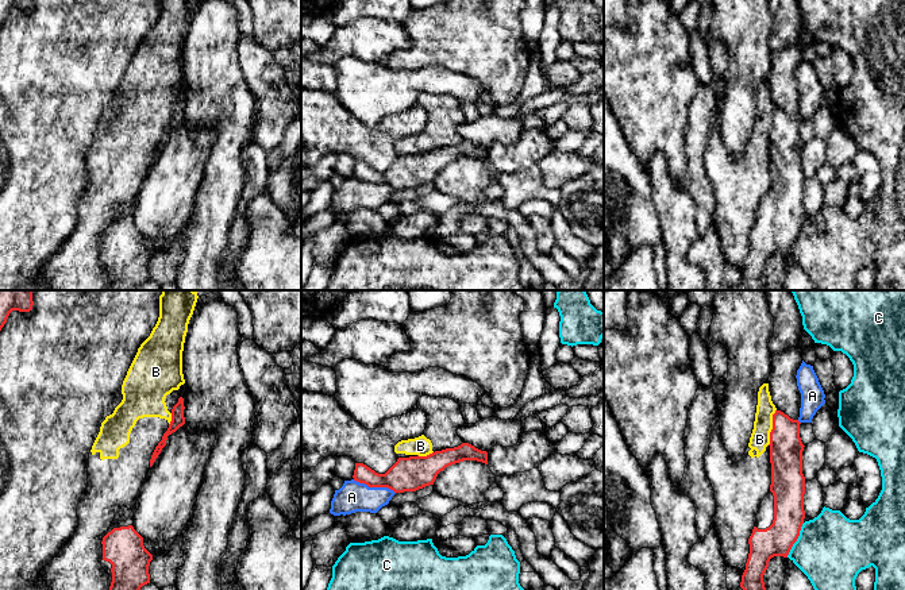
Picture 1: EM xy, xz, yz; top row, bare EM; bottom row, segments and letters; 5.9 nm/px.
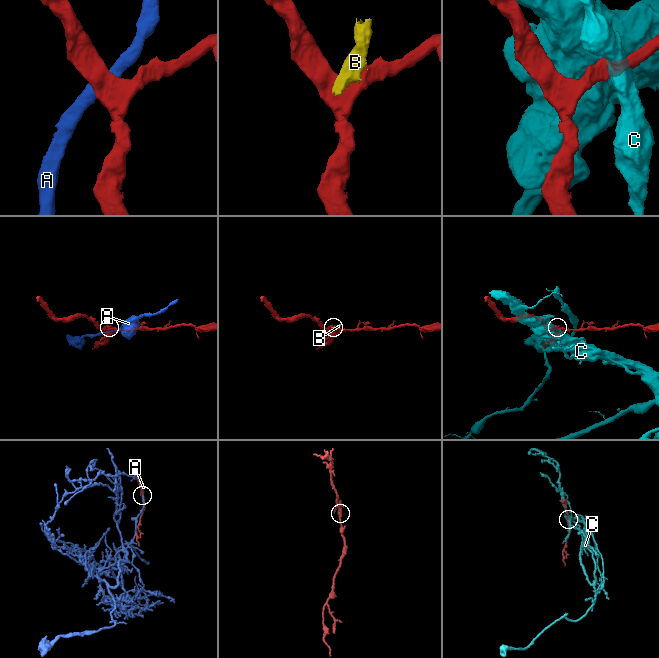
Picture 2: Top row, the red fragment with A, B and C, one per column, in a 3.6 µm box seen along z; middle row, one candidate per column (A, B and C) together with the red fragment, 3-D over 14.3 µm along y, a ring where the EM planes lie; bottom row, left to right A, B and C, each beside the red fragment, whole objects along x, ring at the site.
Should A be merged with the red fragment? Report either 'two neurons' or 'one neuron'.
two neurons

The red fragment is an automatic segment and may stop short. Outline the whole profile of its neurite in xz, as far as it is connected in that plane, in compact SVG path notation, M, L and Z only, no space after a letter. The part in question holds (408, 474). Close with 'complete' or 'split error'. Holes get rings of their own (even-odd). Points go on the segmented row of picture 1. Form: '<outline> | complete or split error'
M462 443L458 447L435 451L427 456L398 458L385 474L378 474L363 463L355 463L353 478L369 487L388 487L394 493L416 491L434 485L440 471L463 460L488 464L488 452L469 443Z | complete

